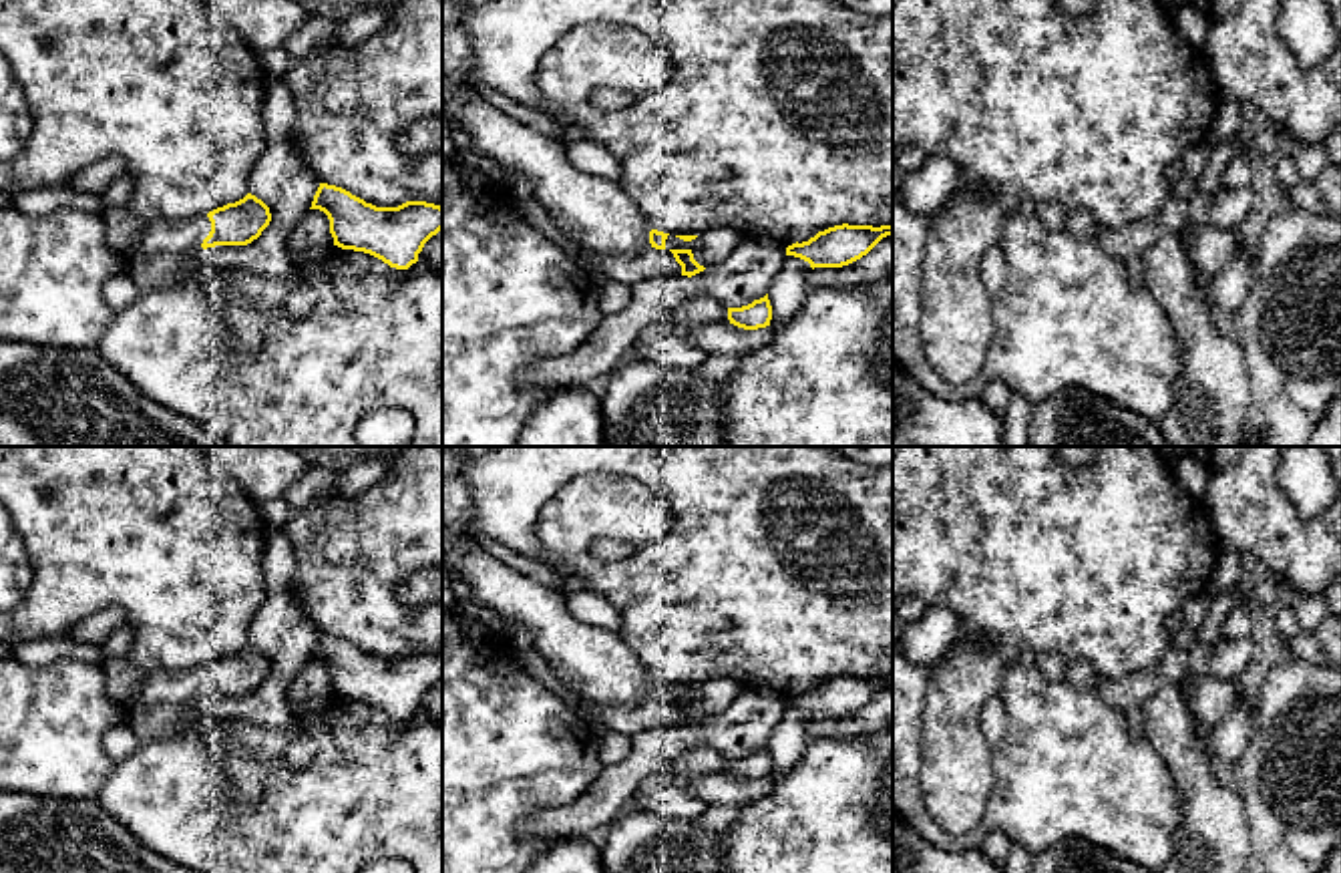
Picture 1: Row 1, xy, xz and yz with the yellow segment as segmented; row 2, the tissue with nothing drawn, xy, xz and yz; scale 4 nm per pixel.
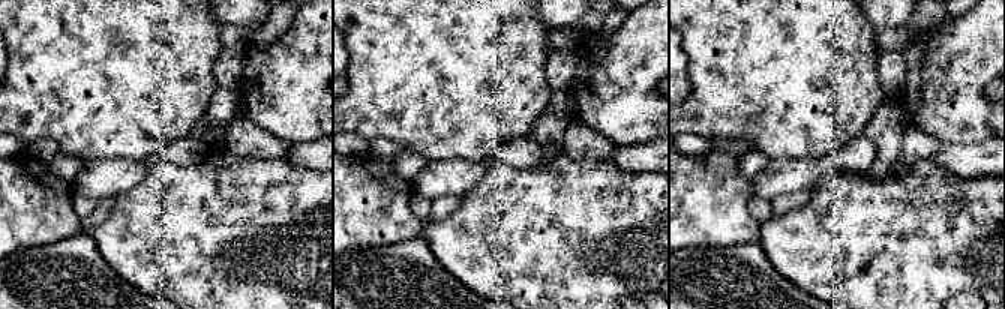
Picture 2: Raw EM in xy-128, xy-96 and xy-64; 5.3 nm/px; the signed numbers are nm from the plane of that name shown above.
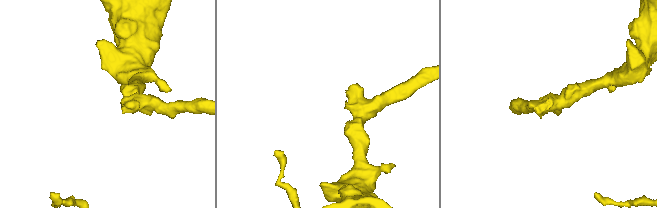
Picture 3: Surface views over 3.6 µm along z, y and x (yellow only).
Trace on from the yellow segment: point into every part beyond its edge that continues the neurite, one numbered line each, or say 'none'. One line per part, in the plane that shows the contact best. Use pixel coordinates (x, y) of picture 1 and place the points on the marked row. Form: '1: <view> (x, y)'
1: xy (165, 236)

